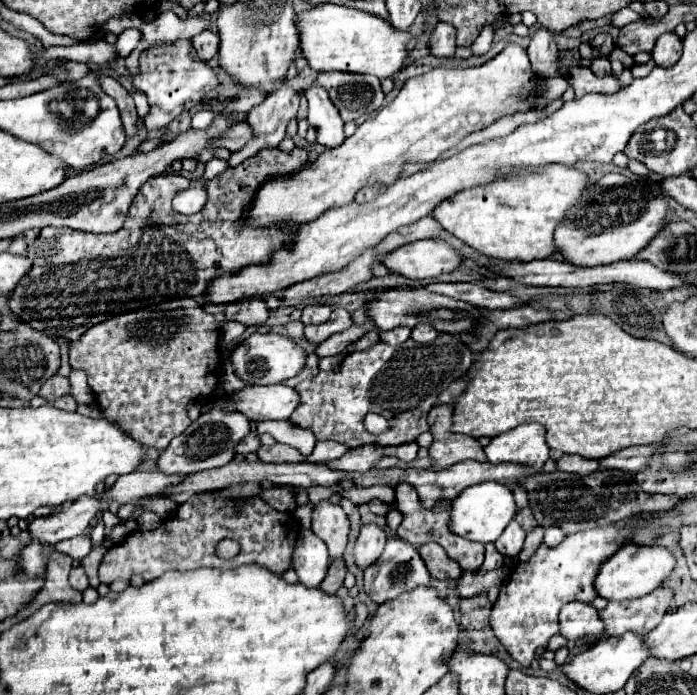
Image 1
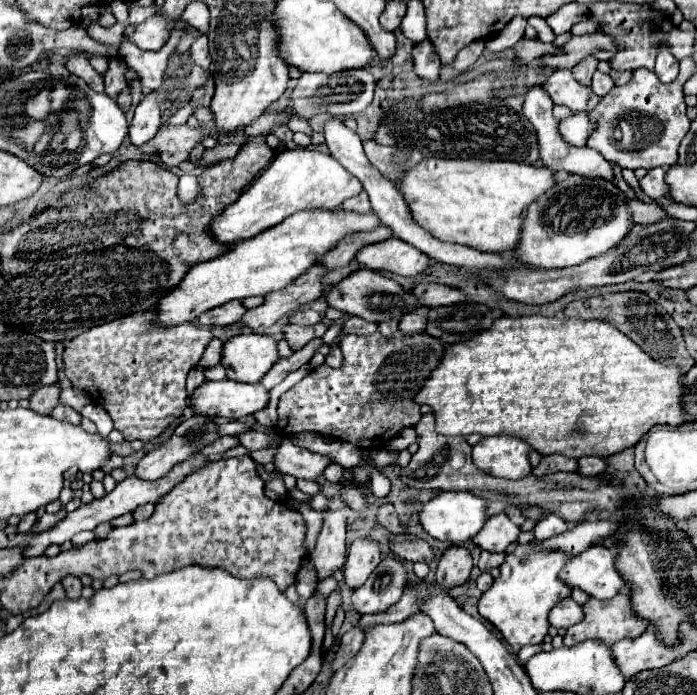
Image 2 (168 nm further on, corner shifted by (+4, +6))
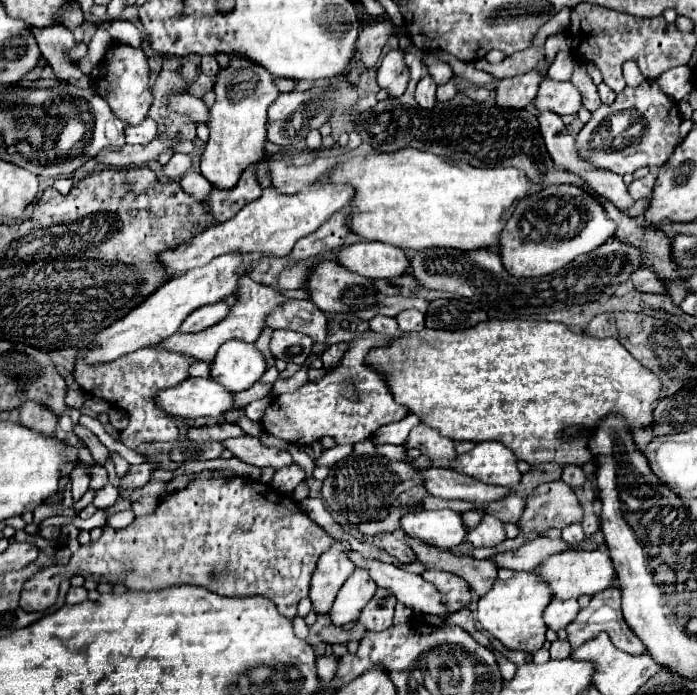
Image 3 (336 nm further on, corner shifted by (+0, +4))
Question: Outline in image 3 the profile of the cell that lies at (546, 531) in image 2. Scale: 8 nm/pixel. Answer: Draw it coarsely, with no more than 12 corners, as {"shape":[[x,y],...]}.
{"shape":[[580,523],[562,529],[562,539],[572,545],[584,541]]}

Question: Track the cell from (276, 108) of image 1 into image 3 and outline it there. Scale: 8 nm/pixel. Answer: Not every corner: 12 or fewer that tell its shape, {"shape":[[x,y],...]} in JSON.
{"shape":[[176,153],[168,165],[164,175],[170,179],[182,177],[192,167],[188,155]]}

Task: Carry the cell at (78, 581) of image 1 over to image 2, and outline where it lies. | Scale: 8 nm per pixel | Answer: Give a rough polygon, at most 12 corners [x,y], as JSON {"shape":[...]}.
{"shape":[[78,577],[62,581],[66,597],[80,597],[82,583]]}

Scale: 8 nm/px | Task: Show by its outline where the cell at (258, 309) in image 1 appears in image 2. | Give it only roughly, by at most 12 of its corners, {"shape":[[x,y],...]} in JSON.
{"shape":[[228,301],[202,313],[196,323],[202,327],[230,325],[242,319],[246,307]]}

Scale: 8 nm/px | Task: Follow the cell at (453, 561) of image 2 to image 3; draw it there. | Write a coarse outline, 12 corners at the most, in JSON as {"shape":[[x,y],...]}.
{"shape":[[424,571],[450,611],[470,603],[470,587],[448,571]]}

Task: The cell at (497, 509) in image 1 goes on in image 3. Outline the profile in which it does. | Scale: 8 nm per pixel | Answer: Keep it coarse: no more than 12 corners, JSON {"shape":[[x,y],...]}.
{"shape":[[412,511],[402,529],[452,549],[466,537],[460,511]]}

